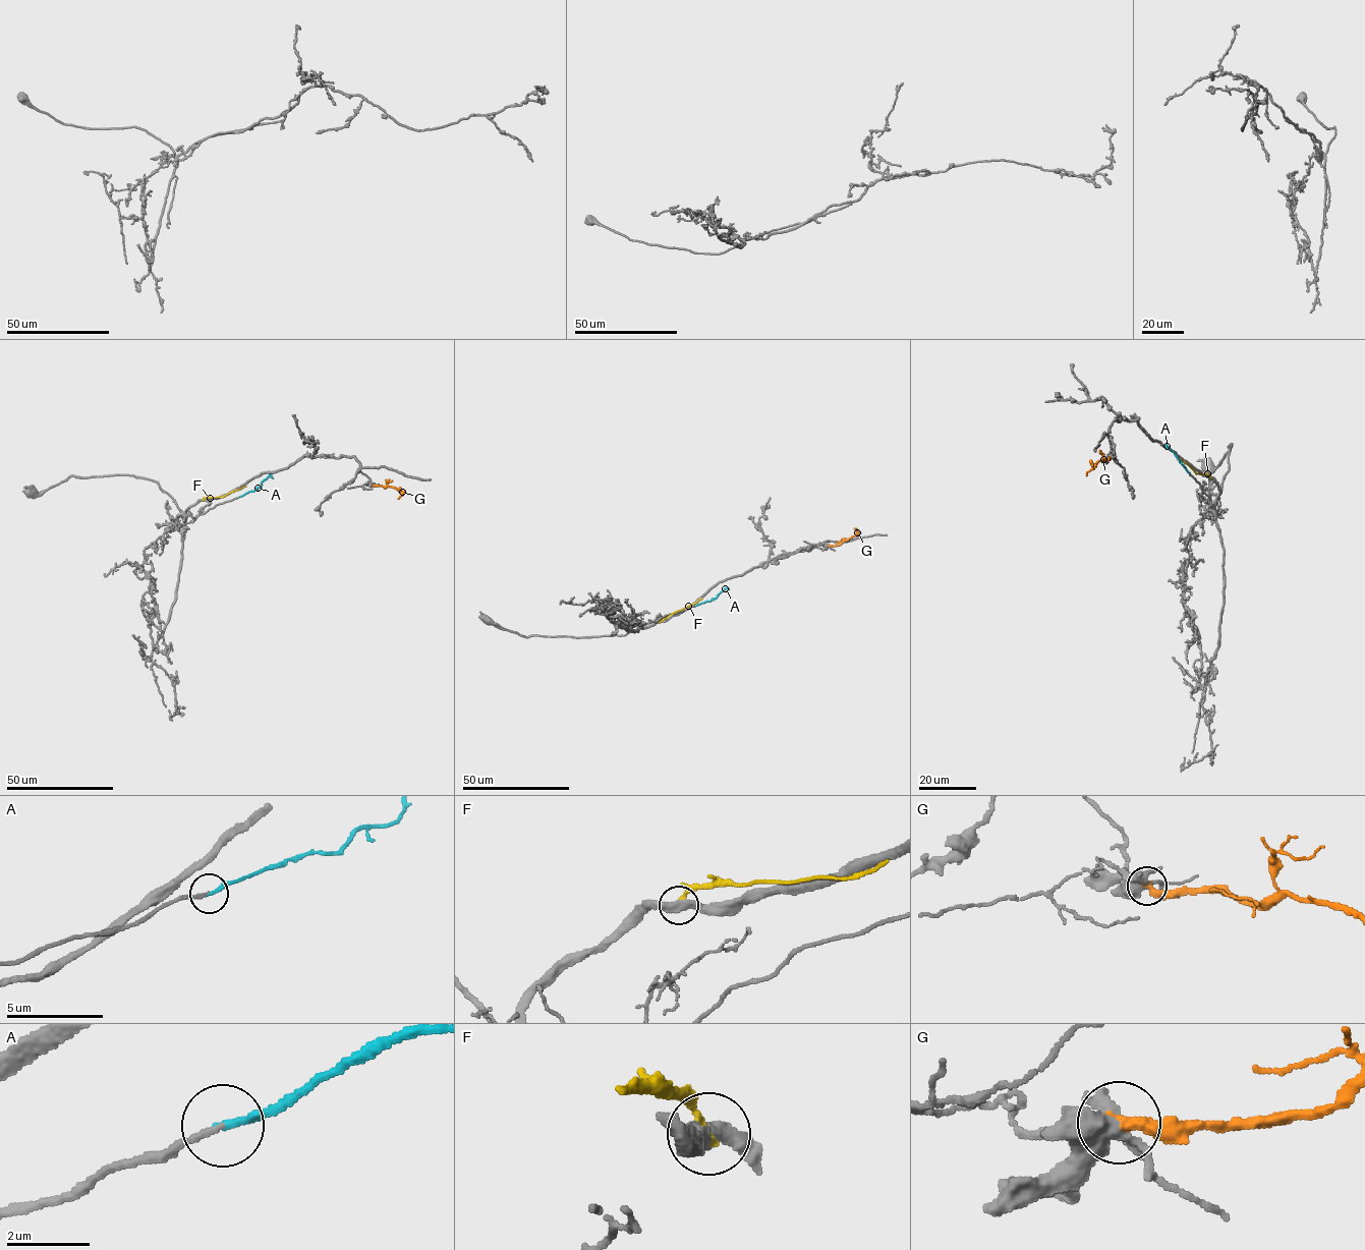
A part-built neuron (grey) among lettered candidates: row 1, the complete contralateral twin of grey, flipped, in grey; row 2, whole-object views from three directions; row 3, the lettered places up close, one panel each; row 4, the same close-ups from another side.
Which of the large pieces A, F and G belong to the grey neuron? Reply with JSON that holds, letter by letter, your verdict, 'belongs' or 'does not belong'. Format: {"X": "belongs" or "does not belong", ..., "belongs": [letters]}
{"A": "belongs", "F": "does not belong", "G": "does not belong", "belongs": ["A"]}

